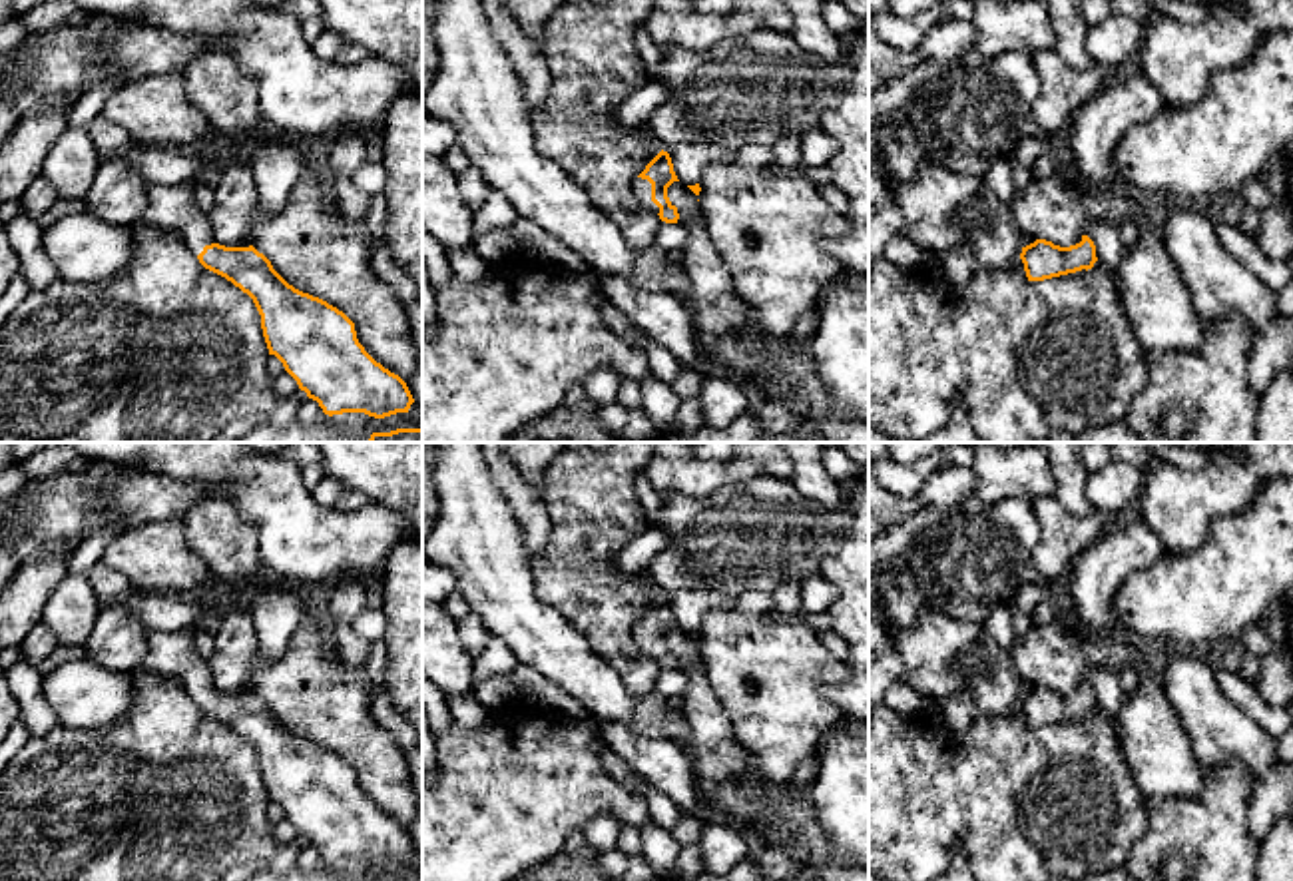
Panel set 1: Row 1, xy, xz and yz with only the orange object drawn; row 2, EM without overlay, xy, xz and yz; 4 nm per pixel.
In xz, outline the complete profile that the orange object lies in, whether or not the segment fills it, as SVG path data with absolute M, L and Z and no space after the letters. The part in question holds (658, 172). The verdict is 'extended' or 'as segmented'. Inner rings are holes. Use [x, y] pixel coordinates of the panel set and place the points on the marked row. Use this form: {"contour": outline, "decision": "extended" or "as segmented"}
{"contour": "M659 151L638 175L634 189L638 199L665 223L677 223L677 207L667 197L667 187L679 181L667 151Z", "decision": "extended"}

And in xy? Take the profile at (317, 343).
{"contour": "M201 179L179 185L151 183L141 223L179 233L205 269L225 277L253 299L269 355L283 363L299 389L317 401L325 415L365 413L385 419L408 413L414 399L406 383L365 351L355 323L343 311L289 285L253 245L225 247L215 241L207 213L189 197L197 181Z", "decision": "extended"}

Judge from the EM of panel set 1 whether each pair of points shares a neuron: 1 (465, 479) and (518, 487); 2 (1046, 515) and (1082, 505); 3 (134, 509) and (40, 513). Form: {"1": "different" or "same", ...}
{"1": "different", "2": "different", "3": "same"}

